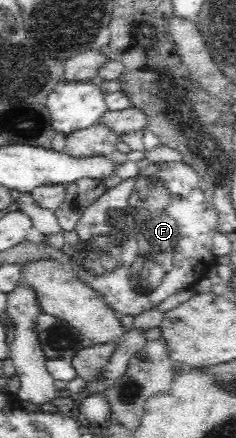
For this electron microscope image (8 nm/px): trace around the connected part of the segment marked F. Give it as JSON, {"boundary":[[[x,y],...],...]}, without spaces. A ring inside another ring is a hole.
{"boundary":[[[182,159],[159,163],[154,162],[140,169],[134,177],[124,179],[114,187],[107,188],[93,205],[85,209],[77,220],[74,230],[77,232],[79,241],[77,241],[77,245],[74,247],[75,251],[71,257],[80,264],[81,273],[77,273],[75,282],[81,282],[83,286],[89,288],[97,296],[101,305],[105,305],[105,308],[111,310],[115,316],[131,315],[131,317],[137,318],[168,297],[171,297],[171,295],[193,288],[198,282],[208,277],[211,268],[217,264],[217,257],[212,253],[212,243],[214,236],[218,233],[218,215],[219,211],[212,204],[212,201],[204,197],[204,192],[200,186],[199,174],[192,165],[185,163]]]}

